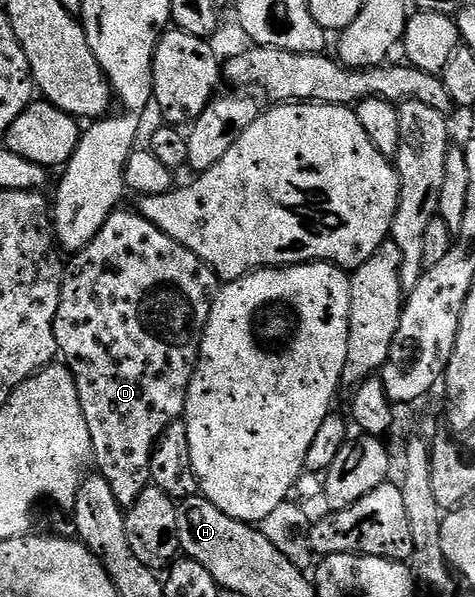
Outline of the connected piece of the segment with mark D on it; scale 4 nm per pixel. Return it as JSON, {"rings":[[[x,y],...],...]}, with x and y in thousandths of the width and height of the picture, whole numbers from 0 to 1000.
{"rings":[[[248,350],[238,355],[234,363],[225,363],[217,384],[208,384],[204,395],[173,420],[160,422],[147,432],[154,434],[147,441],[143,436],[141,459],[128,469],[128,503],[124,504],[124,518],[116,524],[116,544],[112,546],[126,600],[133,603],[135,613],[143,615],[147,625],[154,626],[154,637],[162,647],[166,678],[175,685],[175,698],[183,705],[183,719],[192,725],[194,767],[200,776],[204,769],[202,787],[229,807],[234,821],[240,822],[242,832],[259,853],[272,851],[293,832],[297,821],[316,807],[314,774],[331,735],[347,724],[352,712],[375,707],[387,697],[394,658],[406,637],[406,621],[415,615],[415,596],[423,591],[423,559],[432,554],[440,536],[440,519],[448,509],[448,496],[461,481],[457,459],[451,457],[446,447],[438,447],[419,430],[411,430],[411,424],[402,424],[402,417],[394,417],[385,410],[377,410],[377,404],[352,397],[352,390],[343,390],[333,380],[318,377],[318,370],[303,367],[286,352],[263,352]]]}

